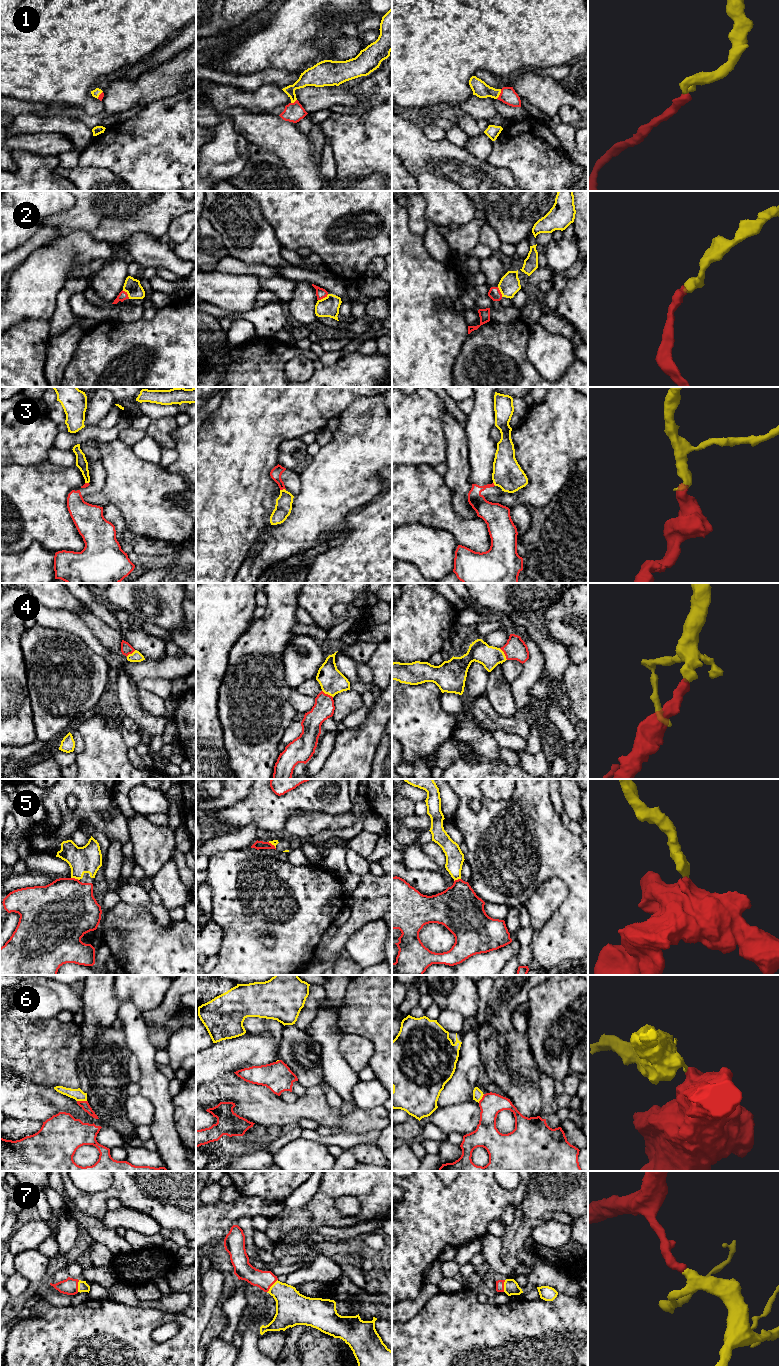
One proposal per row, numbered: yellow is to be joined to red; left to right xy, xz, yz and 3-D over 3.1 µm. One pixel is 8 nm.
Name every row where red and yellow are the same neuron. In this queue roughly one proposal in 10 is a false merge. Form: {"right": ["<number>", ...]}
{"right": ["1", "2", "4", "5", "7"]}

